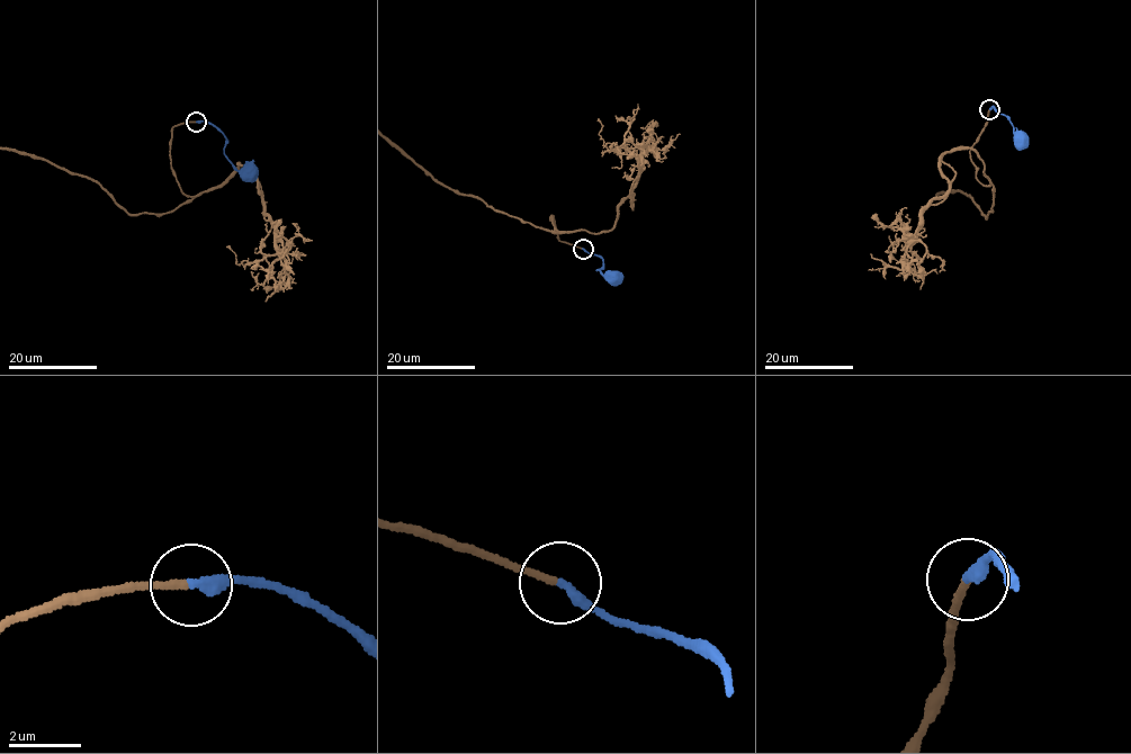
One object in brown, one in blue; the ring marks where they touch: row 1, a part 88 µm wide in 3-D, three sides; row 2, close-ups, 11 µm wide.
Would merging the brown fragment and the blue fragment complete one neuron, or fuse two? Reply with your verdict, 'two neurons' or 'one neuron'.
one neuron

